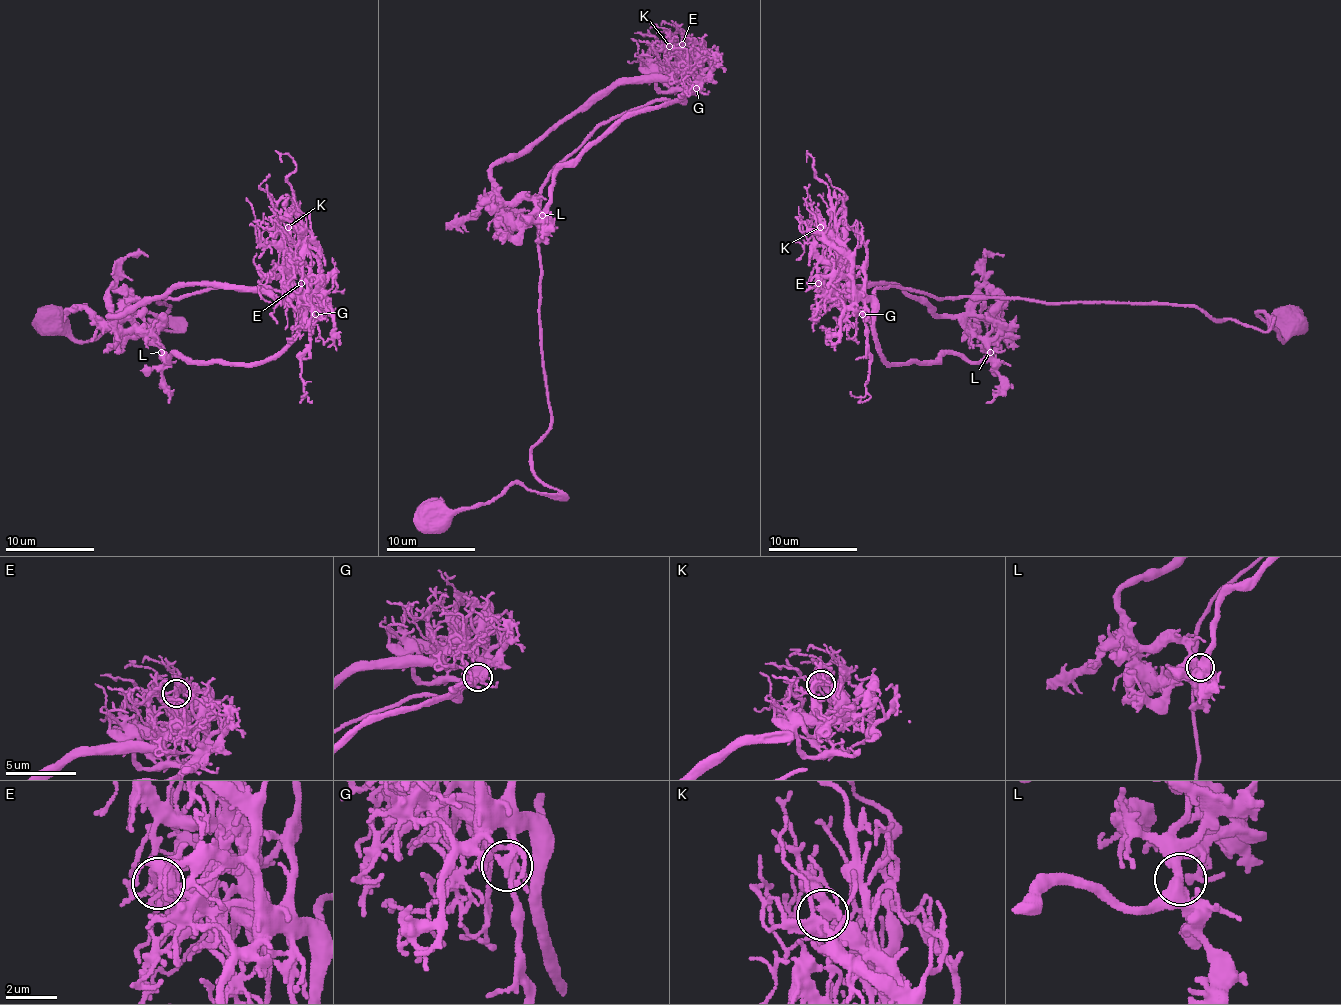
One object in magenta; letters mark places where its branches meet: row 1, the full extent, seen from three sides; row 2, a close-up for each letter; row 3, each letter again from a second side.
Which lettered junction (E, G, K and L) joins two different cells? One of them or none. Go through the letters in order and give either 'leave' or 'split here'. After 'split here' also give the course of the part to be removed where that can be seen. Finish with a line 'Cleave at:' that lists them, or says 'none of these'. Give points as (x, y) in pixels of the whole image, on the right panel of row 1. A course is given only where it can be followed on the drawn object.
E: split here; course (818, 283), (820, 263), (840, 263), (851, 300), (898, 285), (934, 314), (965, 312), (983, 258), (1003, 256)
G: leave
K: leave
L: leave
Cleave at: E

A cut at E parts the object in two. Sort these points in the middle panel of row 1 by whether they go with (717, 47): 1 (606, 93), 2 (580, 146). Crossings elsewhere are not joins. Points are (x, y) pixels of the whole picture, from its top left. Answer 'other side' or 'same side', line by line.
1: other side
2: same side

